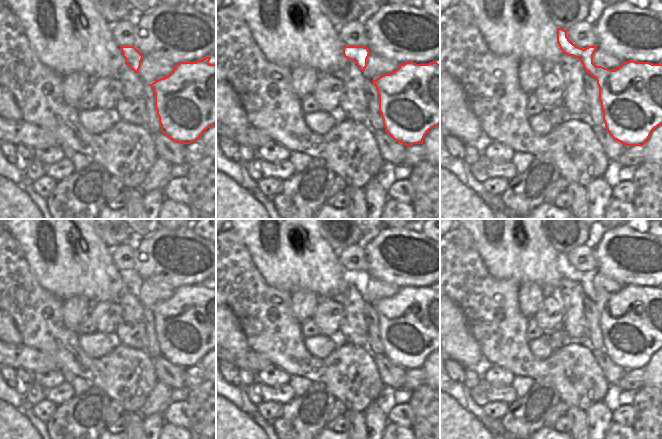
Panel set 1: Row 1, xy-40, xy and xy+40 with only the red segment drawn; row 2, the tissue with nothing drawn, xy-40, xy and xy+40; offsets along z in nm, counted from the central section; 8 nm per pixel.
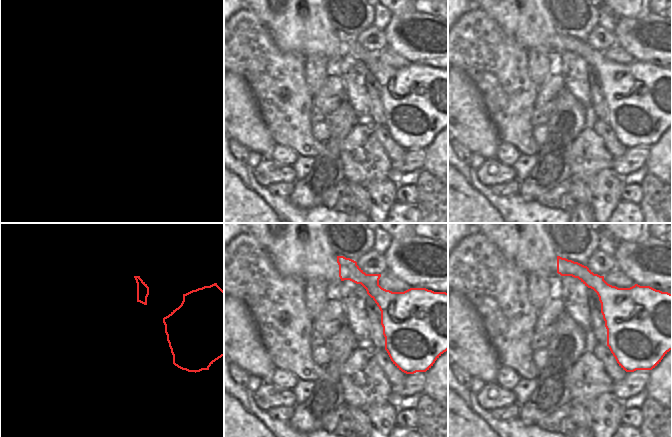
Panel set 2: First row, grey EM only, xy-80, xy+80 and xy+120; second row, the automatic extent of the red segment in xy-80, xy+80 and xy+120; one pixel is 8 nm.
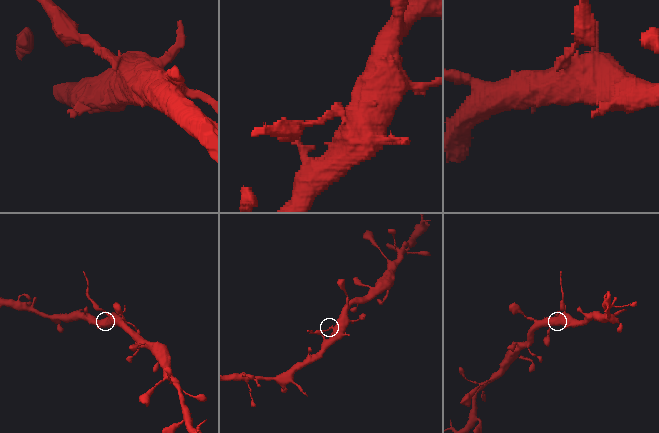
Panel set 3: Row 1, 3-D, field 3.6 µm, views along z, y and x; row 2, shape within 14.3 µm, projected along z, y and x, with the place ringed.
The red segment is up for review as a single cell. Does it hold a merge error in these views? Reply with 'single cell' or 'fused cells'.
fused cells

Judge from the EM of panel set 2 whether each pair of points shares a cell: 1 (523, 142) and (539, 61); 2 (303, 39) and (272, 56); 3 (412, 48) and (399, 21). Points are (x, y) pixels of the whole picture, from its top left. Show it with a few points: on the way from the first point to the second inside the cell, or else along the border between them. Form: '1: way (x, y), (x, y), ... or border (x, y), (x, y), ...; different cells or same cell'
1: border (528, 60), (528, 76), (537, 87); different cells
2: border (269, 31), (282, 51), (304, 58); different cells
3: way (405, 41), (398, 34), (396, 28); same cell

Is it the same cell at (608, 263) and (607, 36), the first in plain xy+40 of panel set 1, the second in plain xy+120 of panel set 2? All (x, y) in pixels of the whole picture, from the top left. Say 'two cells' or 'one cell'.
two cells

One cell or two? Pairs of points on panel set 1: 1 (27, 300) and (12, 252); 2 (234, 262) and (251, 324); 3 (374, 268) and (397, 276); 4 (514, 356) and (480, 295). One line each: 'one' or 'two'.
1: one
2: one
3: one
4: one

